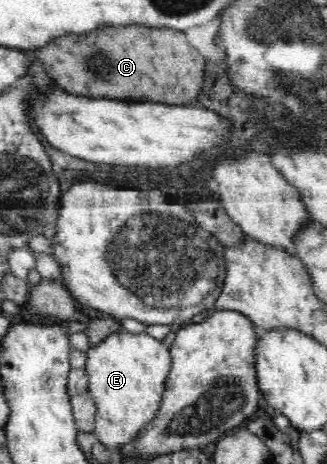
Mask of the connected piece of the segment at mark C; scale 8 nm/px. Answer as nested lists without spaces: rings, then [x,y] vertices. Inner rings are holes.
[[[144,24],[60,36],[33,49],[31,57],[37,59],[47,75],[70,94],[90,98],[108,98],[104,95],[110,95],[110,99],[154,100],[180,105],[196,104],[206,68],[206,60],[188,45],[184,33],[164,27],[148,29]]]

